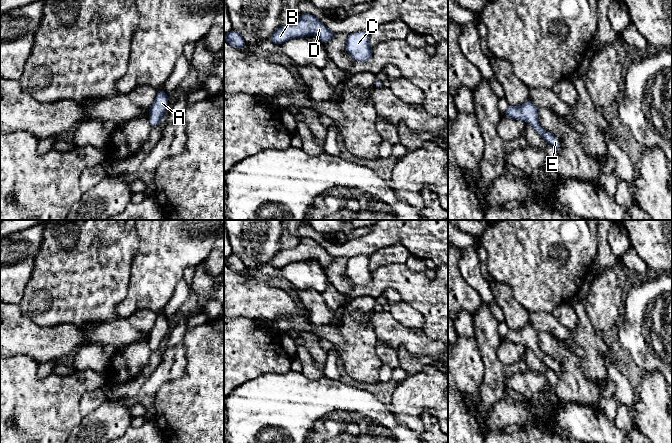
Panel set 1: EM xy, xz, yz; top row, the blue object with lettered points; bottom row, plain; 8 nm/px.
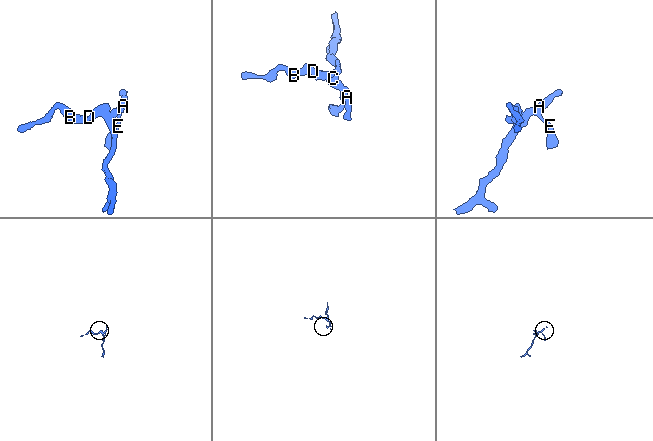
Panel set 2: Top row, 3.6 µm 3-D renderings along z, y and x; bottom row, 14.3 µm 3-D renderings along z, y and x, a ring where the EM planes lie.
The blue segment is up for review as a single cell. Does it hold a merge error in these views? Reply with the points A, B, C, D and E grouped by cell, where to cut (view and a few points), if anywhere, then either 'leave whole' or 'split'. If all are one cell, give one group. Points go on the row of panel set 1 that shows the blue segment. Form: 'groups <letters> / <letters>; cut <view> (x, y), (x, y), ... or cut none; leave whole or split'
groups A B C D E; cut none; leave whole

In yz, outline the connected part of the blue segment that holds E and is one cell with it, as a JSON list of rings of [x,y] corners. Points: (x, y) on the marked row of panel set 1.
[[[528,99],[521,106],[508,106],[506,112],[503,114],[508,118],[522,120],[531,124],[534,129],[542,136],[542,138],[550,145],[552,145],[557,152],[560,151],[560,141],[550,132],[544,130],[538,121],[537,116],[538,107]]]

